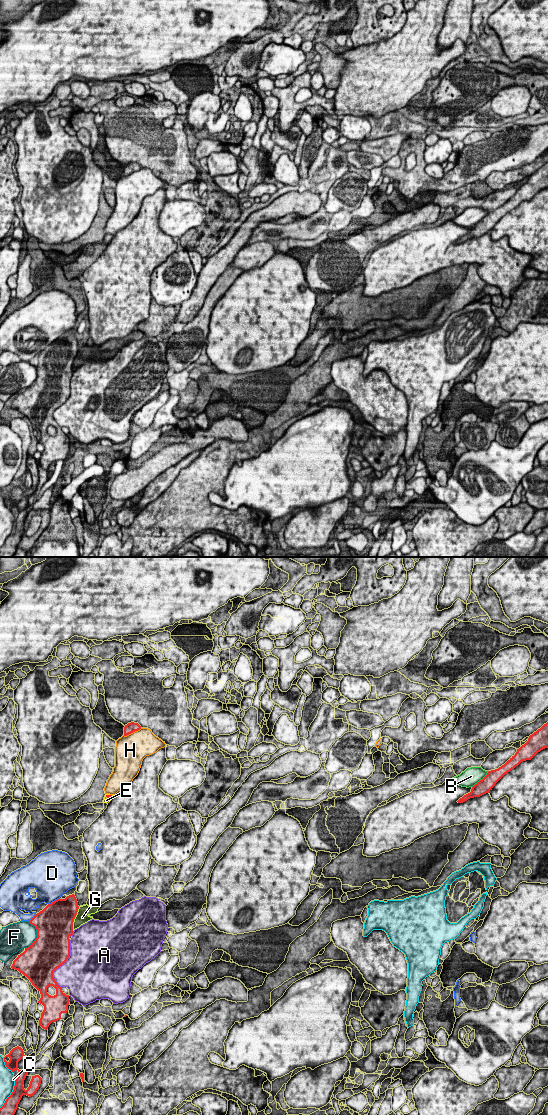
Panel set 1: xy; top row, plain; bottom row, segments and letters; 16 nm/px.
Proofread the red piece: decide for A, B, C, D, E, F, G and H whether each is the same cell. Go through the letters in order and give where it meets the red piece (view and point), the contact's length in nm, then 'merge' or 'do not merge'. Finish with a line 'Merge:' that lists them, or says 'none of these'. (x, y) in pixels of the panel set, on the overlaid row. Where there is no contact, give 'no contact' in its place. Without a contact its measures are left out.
A: meets red in xy at (61, 964); contact 800 nm long; do not merge
B: meets red in xy at (480, 780); contact 380 nm long; do not merge
C: meets red in xy at (11, 1094); contact 550 nm long; do not merge
D: meets red in xy at (54, 901); contact 220 nm long; do not merge
E: meets red in xy at (109, 798); contact 130 nm long; do not merge
F: meets red in xy at (37, 935); contact 460 nm long; do not merge
G: meets red in xy at (74, 918); contact 420 nm long; do not merge
H: meets red in xy at (132, 732); contact 320 nm long; do not merge
Merge: none of these

